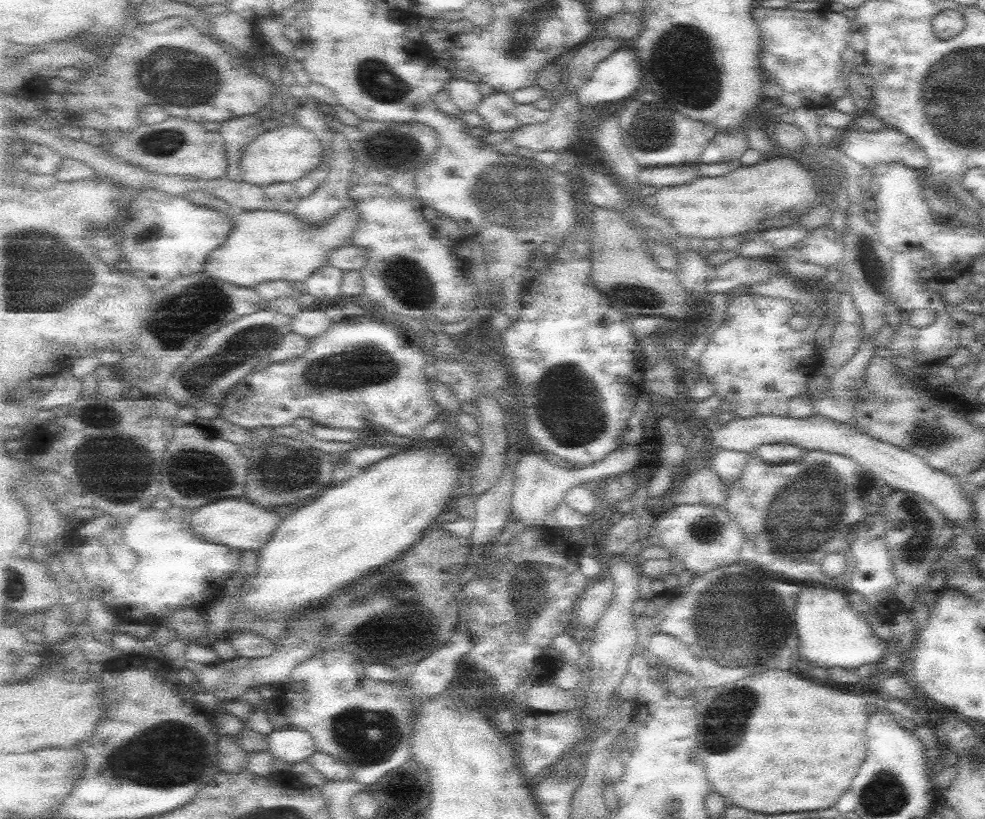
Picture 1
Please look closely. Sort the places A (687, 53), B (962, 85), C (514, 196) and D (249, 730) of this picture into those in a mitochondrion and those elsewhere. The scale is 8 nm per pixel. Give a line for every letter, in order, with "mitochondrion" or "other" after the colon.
A: mitochondrion
B: mitochondrion
C: mitochondrion
D: other

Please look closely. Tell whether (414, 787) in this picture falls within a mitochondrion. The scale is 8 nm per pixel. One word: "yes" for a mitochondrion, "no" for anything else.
no

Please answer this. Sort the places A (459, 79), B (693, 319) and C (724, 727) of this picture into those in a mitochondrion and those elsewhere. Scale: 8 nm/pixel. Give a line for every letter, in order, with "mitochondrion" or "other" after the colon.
A: other
B: other
C: mitochondrion

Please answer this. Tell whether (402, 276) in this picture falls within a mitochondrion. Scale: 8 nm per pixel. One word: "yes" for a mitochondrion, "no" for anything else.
yes

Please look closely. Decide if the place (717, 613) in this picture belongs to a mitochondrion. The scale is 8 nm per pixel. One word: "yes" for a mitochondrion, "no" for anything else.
yes

